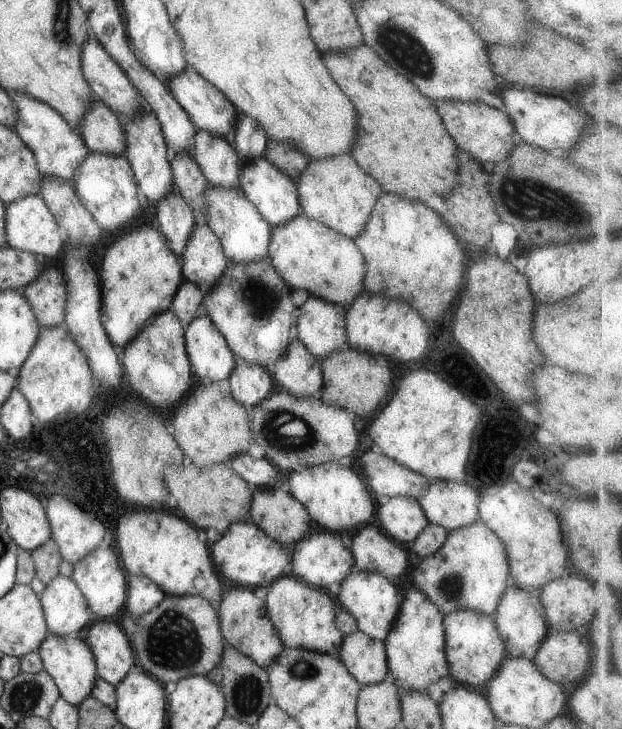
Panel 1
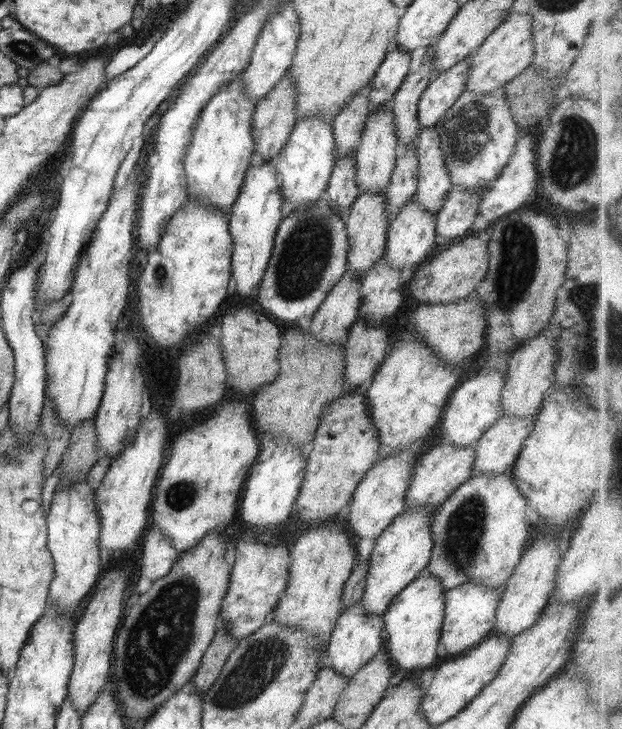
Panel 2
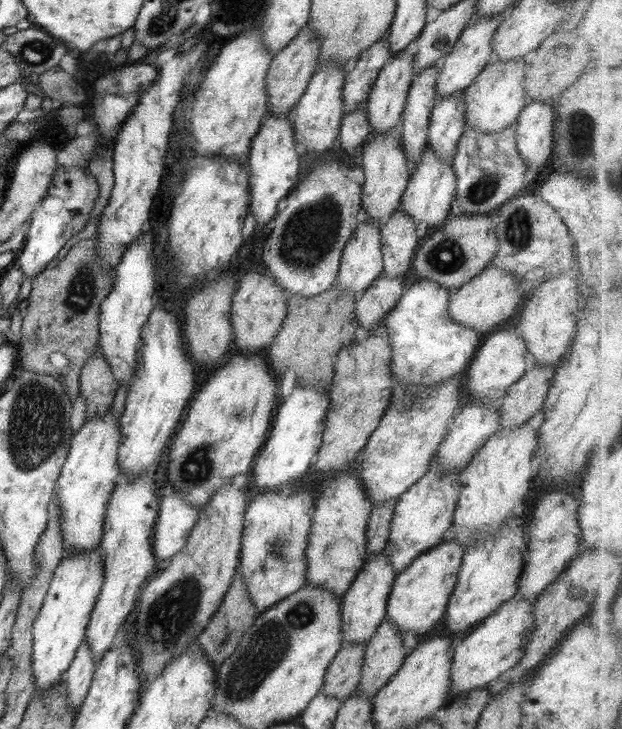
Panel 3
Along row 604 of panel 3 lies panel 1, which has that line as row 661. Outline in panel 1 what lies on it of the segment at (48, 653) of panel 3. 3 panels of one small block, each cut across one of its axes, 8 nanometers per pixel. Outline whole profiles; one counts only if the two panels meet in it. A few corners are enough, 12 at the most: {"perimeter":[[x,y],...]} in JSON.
{"perimeter":[[48,632],[37,651],[62,699],[79,706],[99,676],[76,636]]}

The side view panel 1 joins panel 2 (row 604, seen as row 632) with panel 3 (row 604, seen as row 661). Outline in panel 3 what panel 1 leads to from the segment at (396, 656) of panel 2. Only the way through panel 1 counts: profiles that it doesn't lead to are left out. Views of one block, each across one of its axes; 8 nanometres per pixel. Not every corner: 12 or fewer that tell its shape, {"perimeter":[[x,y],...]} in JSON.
{"perimeter":[[446,540],[394,579],[386,618],[430,634],[445,617],[465,548]]}

